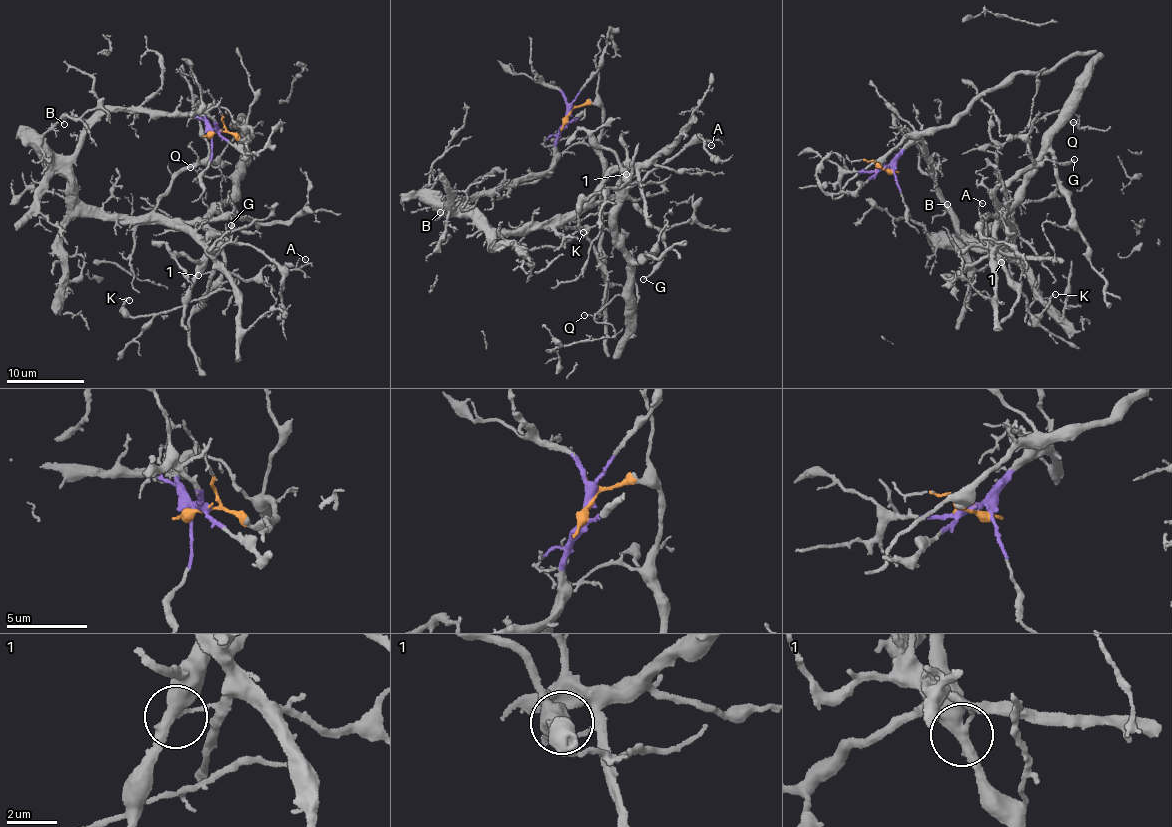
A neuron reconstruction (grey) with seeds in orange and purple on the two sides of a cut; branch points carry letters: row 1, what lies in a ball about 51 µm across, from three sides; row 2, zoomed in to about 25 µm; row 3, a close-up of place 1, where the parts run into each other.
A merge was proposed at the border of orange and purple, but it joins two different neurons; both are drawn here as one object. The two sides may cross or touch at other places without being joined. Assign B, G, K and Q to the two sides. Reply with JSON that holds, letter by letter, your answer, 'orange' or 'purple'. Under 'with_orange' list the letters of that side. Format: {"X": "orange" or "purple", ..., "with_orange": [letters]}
{"B": "purple", "G": "purple", "K": "orange", "Q": "orange", "with_orange": ["K", "Q"]}

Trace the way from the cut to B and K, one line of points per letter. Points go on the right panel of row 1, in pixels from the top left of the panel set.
B: (888, 167), (891, 161), (920, 141), (924, 158), (932, 171), (930, 176), (938, 193), (936, 196), (948, 205)
K: (888, 169), (909, 136), (1016, 74), (1099, 52), (999, 222), (995, 251), (1033, 320), (1056, 294)

